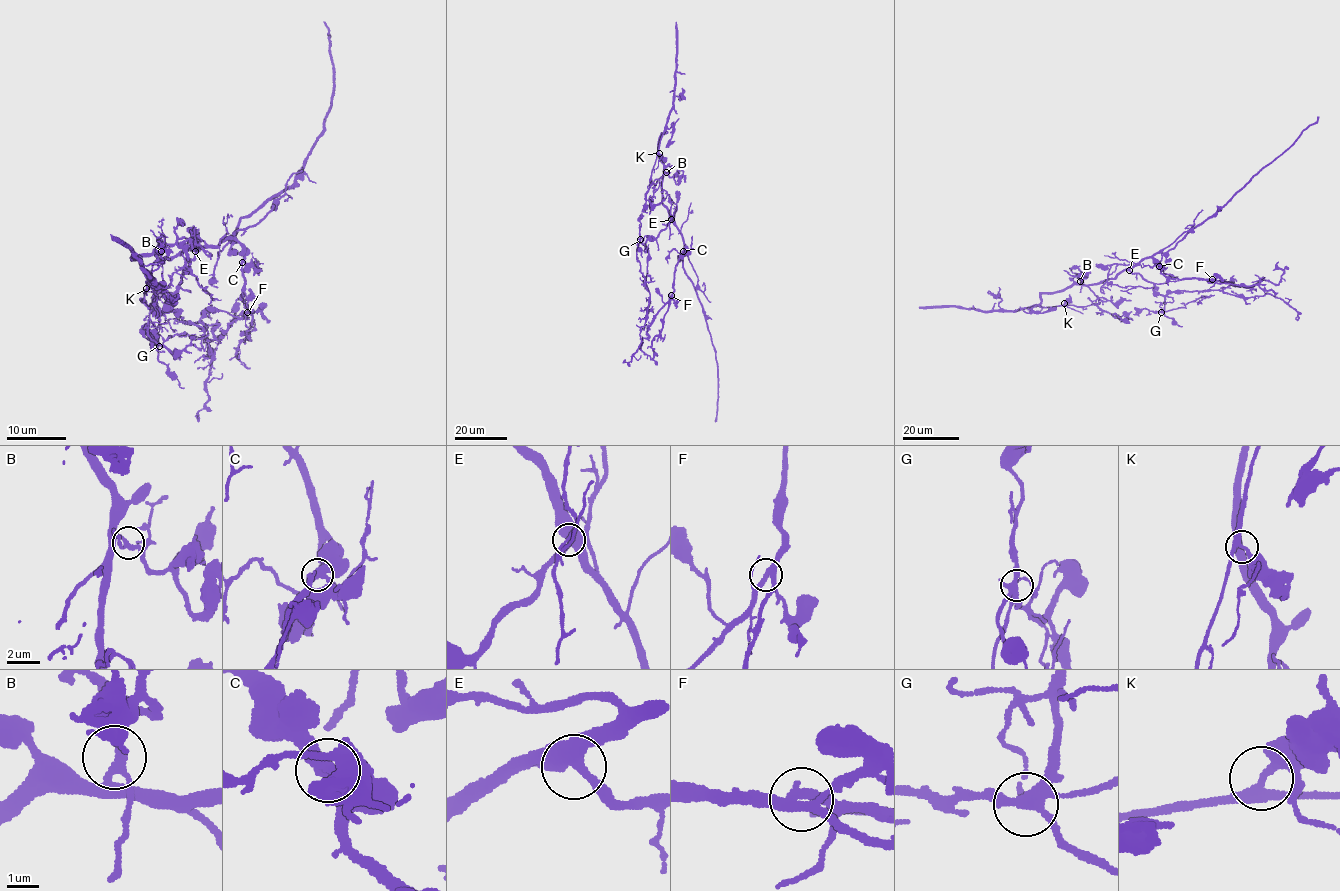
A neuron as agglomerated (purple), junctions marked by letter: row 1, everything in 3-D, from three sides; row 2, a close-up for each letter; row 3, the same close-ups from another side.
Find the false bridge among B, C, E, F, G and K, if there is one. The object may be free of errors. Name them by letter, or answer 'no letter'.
no letter

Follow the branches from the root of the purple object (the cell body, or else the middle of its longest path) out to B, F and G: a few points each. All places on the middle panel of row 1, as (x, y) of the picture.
B: (678, 227), (662, 202), (662, 181), (666, 172)
F: (678, 227), (686, 246), (675, 267), (671, 295)
G: (678, 227), (672, 220), (655, 238), (650, 237), (643, 244), (640, 239)

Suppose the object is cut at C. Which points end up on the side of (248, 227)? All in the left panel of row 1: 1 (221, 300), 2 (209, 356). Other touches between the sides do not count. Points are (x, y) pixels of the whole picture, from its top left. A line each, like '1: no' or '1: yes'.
1: yes
2: yes

